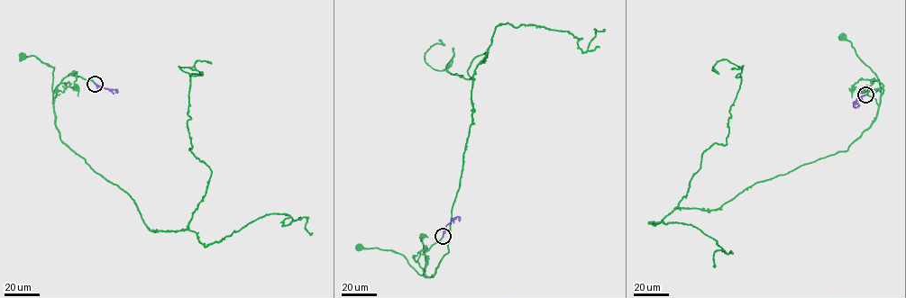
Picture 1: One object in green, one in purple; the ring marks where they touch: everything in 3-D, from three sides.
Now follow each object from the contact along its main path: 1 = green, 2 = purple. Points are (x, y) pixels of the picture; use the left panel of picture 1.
1: (95, 83), (70, 73), (53, 91), (52, 67), (34, 56), (22, 56)
2: (95, 83), (117, 92), (115, 89)

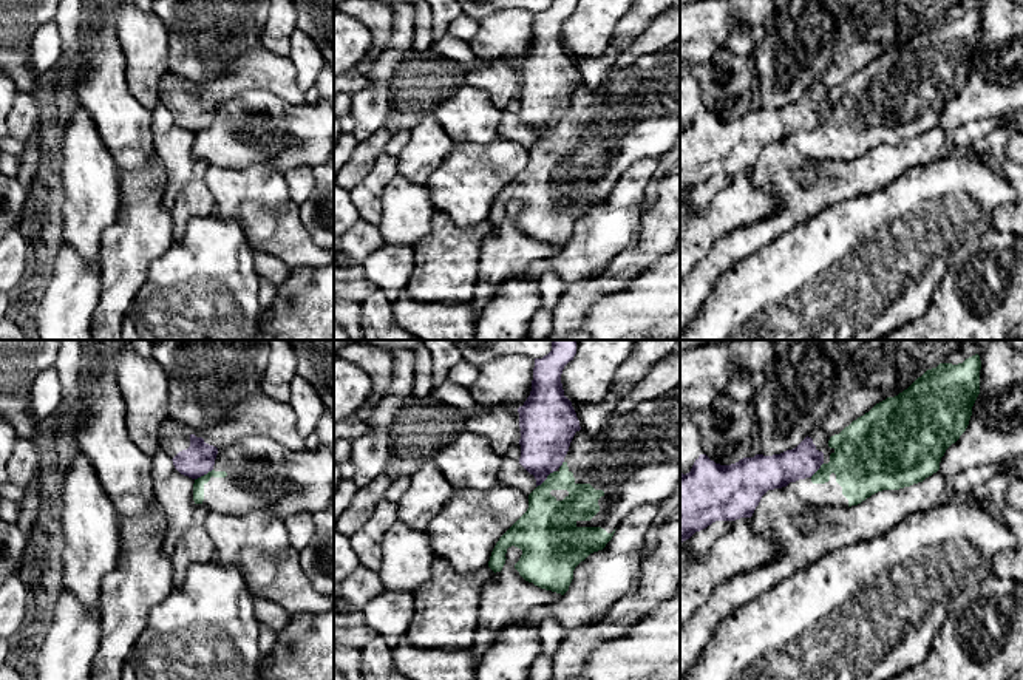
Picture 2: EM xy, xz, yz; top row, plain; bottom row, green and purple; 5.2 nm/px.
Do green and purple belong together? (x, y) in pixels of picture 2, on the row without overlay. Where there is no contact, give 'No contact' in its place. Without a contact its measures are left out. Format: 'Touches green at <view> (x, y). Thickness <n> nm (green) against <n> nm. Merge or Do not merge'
Touches green at xz (547, 132). Thickness 280 nm (green) against 280 nm. Do not merge

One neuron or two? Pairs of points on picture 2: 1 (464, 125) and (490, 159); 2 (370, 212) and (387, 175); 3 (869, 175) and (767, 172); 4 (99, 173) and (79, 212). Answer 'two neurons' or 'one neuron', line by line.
1: two neurons
2: one neuron
3: one neuron
4: one neuron

